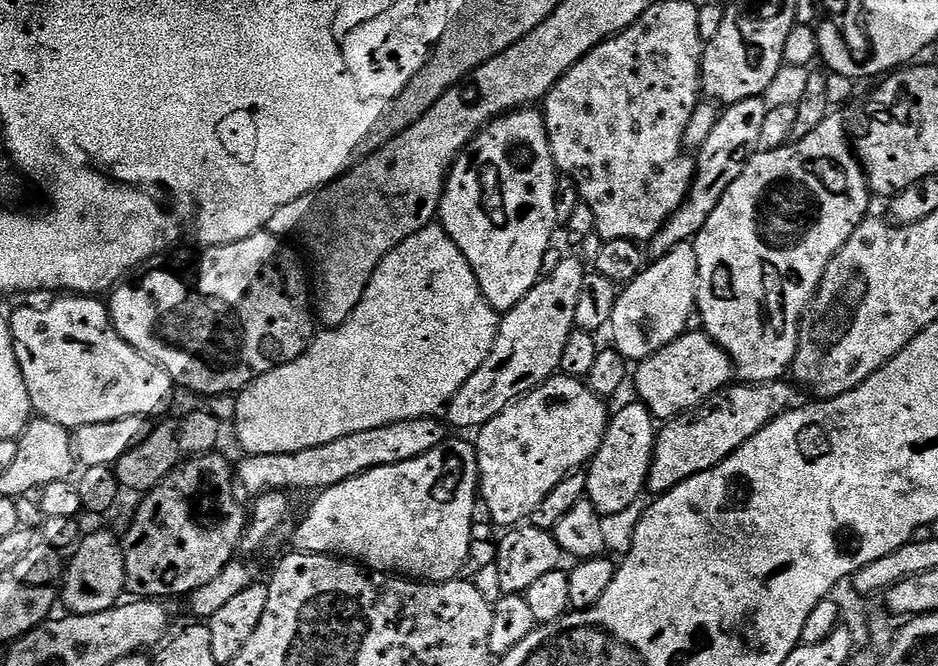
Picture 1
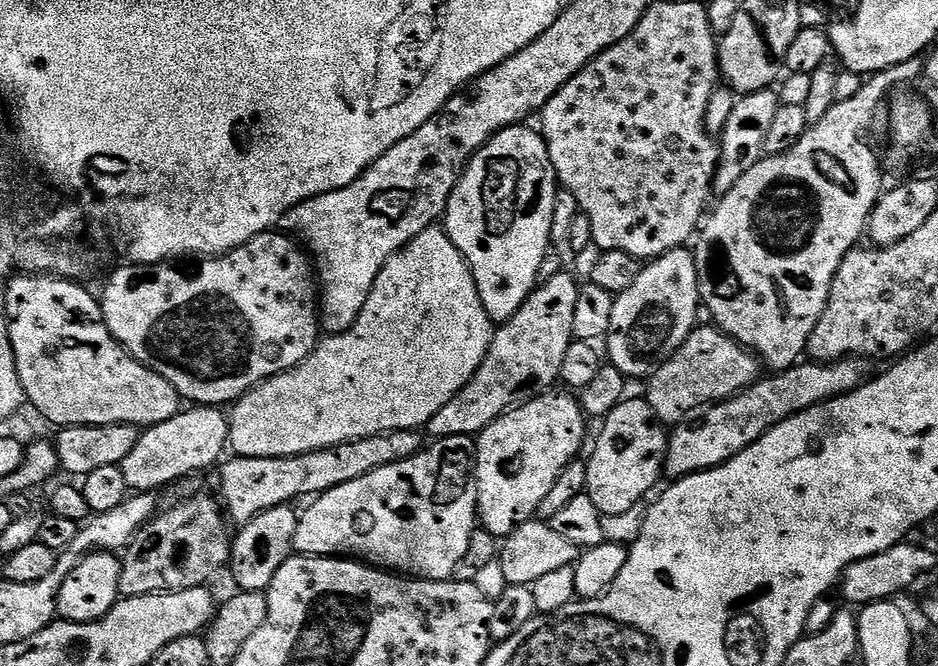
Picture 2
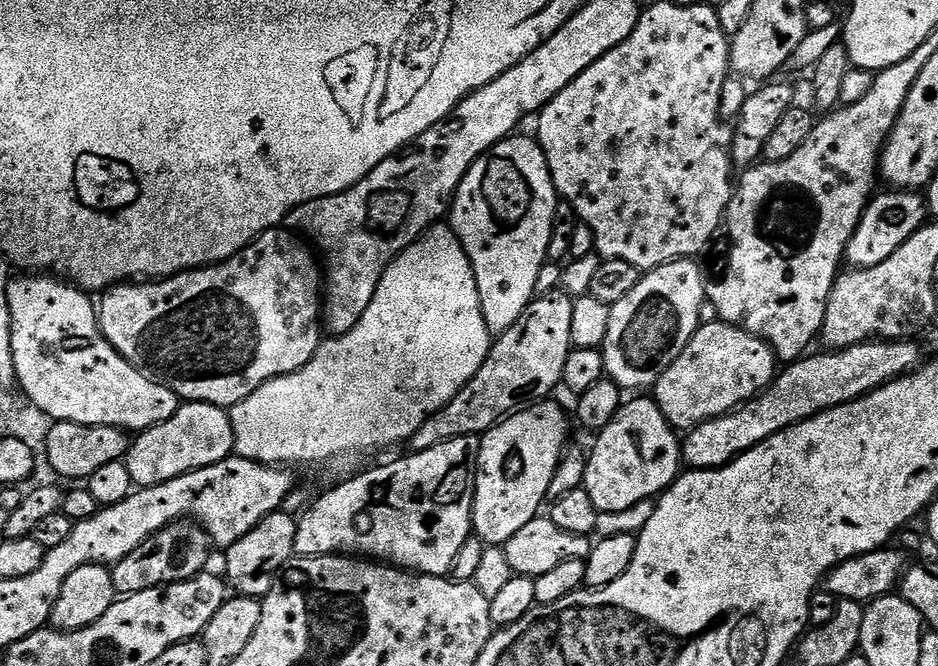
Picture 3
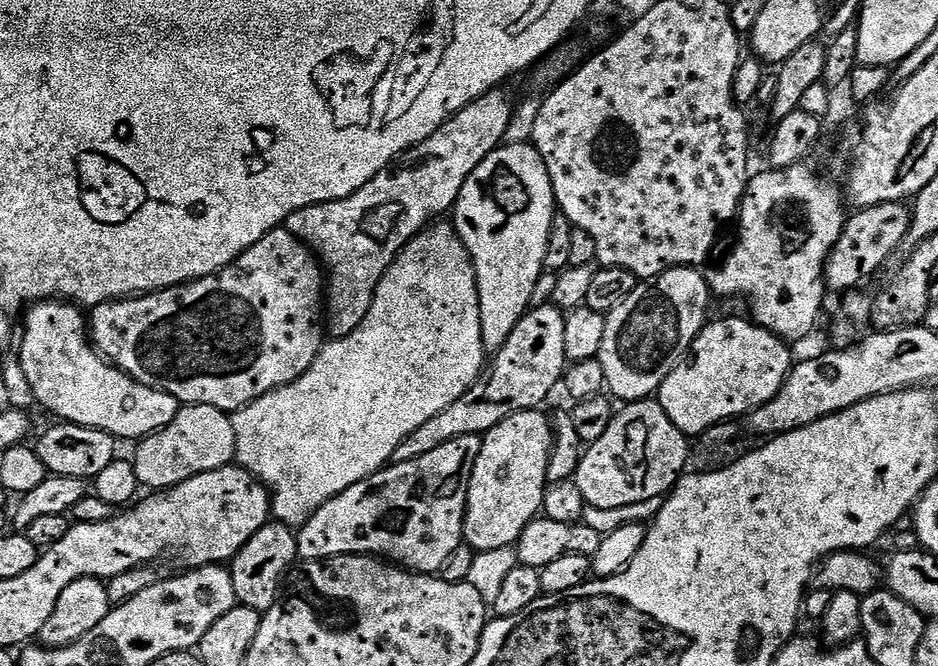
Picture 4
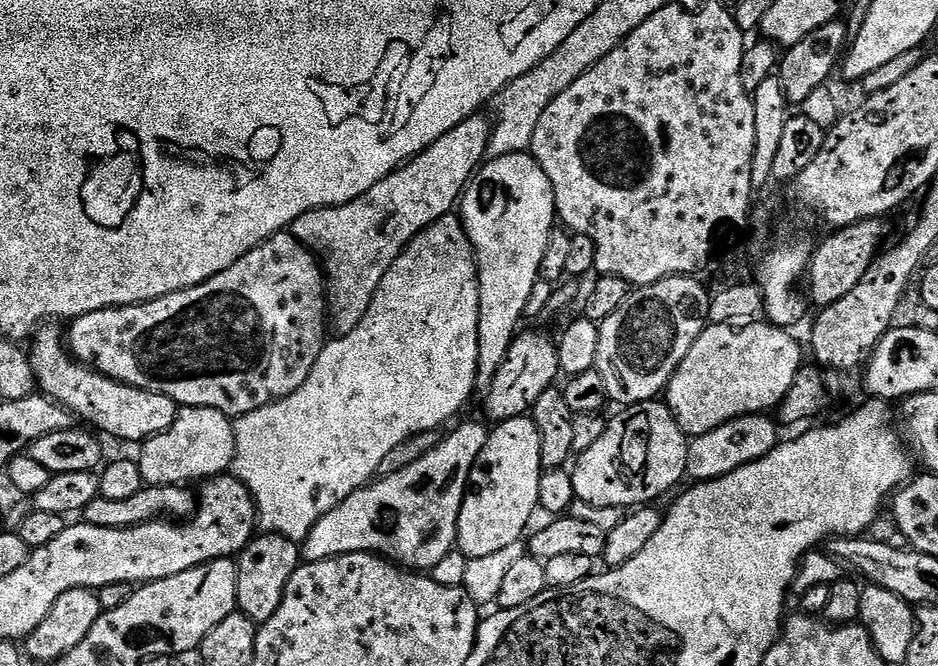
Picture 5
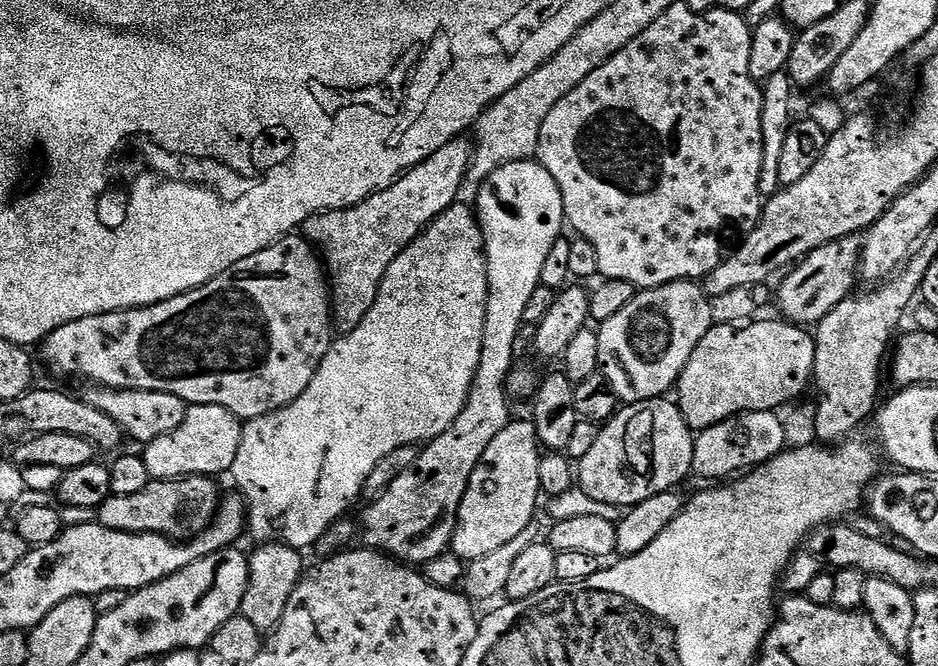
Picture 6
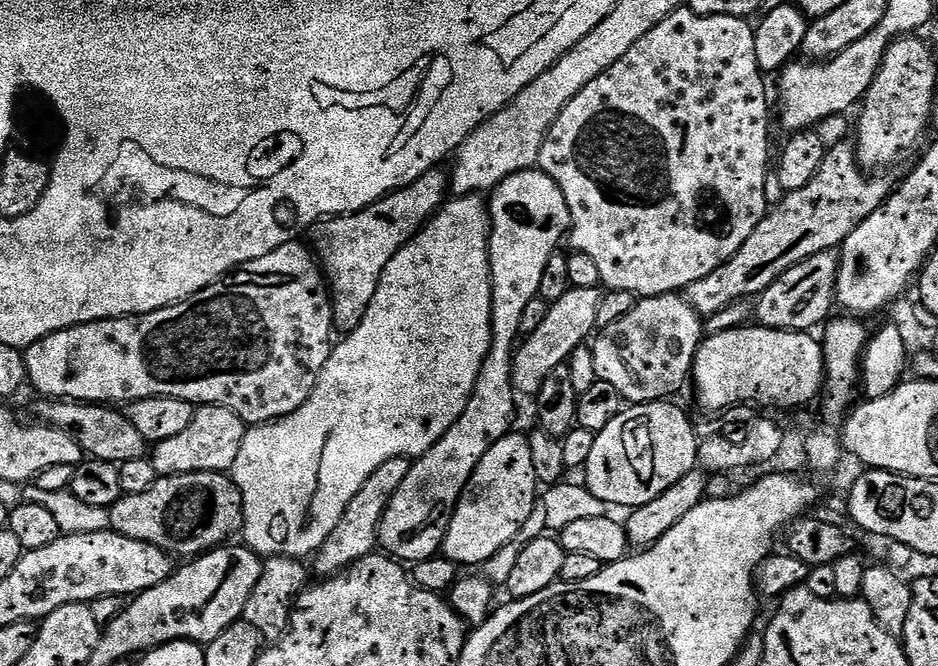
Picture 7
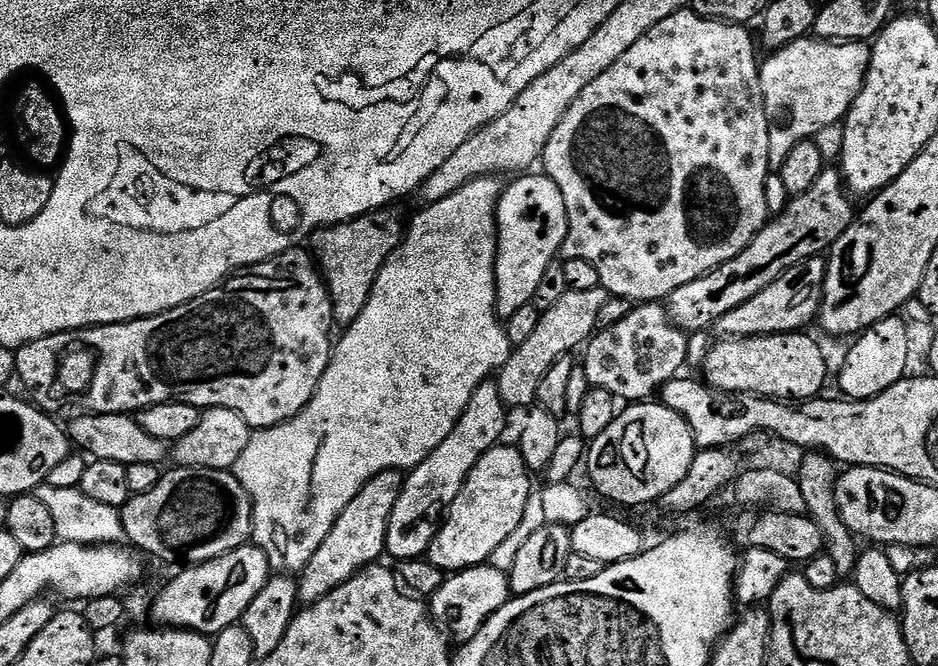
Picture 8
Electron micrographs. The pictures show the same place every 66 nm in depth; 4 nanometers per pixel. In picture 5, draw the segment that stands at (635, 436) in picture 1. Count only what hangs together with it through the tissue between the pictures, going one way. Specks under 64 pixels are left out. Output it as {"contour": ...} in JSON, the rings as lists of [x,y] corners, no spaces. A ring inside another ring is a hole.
{"contour":[[[654,399],[627,405],[616,417],[608,420],[606,434],[602,434],[602,438],[598,438],[598,442],[594,442],[590,450],[575,457],[576,468],[571,469],[574,494],[577,500],[590,506],[618,506],[632,510],[637,506],[651,505],[659,496],[666,495],[680,479],[685,479],[689,441],[689,437],[685,436],[672,416],[667,403]]]}

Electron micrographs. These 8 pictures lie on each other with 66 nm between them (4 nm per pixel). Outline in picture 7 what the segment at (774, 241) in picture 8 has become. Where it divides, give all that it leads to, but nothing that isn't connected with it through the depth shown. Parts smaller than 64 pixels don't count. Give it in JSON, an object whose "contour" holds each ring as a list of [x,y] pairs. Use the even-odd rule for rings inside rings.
{"contour":[[[845,142],[827,149],[818,174],[810,178],[802,190],[787,193],[780,204],[773,207],[758,230],[746,238],[746,242],[714,274],[706,274],[686,290],[686,299],[701,317],[716,316],[727,310],[731,304],[744,300],[747,296],[759,297],[779,276],[786,274],[790,266],[810,258],[814,254],[839,249],[846,238],[878,206],[882,206],[893,191],[893,181],[875,180],[875,175],[866,174],[856,160],[856,150],[851,143]]]}

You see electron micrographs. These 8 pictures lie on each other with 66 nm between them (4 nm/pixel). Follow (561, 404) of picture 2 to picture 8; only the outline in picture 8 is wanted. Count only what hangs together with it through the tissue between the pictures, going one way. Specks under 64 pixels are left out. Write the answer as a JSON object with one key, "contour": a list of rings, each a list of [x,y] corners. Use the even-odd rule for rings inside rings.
{"contour":[[[501,442],[491,448],[470,470],[458,498],[444,514],[438,534],[428,548],[426,558],[445,574],[489,563],[491,555],[517,529],[525,513],[527,500],[534,492],[533,473],[529,472],[519,447]]]}

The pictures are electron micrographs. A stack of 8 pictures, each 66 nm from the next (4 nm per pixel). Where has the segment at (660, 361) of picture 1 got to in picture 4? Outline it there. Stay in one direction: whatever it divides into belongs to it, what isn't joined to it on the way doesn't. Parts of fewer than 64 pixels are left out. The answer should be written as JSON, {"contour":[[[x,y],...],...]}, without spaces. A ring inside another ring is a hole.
{"contour":[[[736,316],[714,320],[705,323],[689,346],[687,356],[674,366],[658,393],[666,418],[689,438],[703,437],[715,424],[735,421],[735,416],[747,417],[758,406],[770,402],[782,390],[794,367],[788,349],[791,347],[761,324],[748,318],[739,320]]]}

